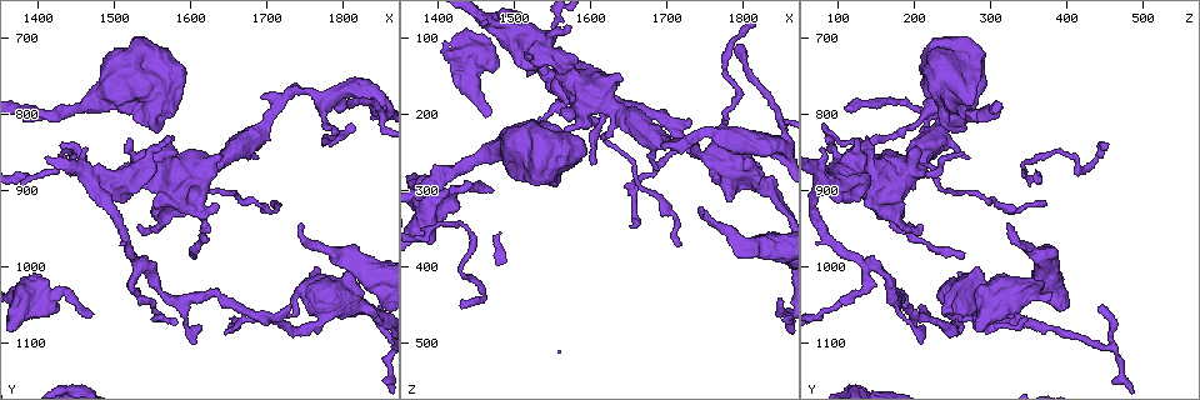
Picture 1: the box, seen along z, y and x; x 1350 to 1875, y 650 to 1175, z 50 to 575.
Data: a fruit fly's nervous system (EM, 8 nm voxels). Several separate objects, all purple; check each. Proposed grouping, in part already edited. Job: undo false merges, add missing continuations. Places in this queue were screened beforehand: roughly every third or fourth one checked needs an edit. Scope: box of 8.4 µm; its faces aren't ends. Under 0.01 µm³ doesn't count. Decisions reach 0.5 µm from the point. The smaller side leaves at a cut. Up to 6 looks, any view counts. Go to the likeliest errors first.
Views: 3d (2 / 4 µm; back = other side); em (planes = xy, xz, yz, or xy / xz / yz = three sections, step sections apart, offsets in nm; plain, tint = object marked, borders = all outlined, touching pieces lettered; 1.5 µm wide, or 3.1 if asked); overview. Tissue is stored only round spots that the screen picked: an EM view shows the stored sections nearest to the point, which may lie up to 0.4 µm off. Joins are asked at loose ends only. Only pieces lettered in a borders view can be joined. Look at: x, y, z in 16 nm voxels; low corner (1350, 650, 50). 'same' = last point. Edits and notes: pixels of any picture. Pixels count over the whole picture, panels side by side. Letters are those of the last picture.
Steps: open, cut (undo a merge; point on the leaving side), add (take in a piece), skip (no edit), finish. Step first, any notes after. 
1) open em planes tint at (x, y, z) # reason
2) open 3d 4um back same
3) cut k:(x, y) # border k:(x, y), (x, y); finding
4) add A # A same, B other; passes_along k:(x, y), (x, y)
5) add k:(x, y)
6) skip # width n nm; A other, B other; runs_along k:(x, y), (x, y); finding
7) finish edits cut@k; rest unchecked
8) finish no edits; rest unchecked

open 3d 4um at (1555, 760, 295) # thick end

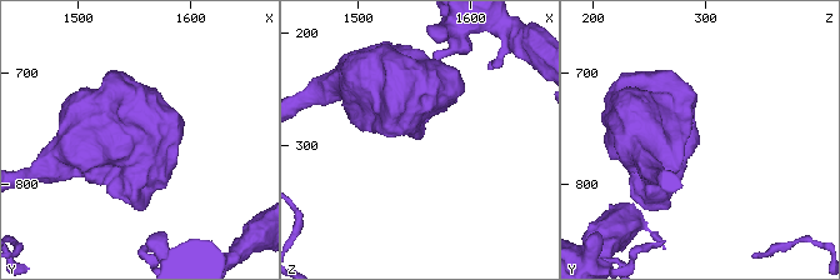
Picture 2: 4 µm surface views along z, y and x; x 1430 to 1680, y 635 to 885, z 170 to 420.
open em planes plain at (1554, 758, 296)

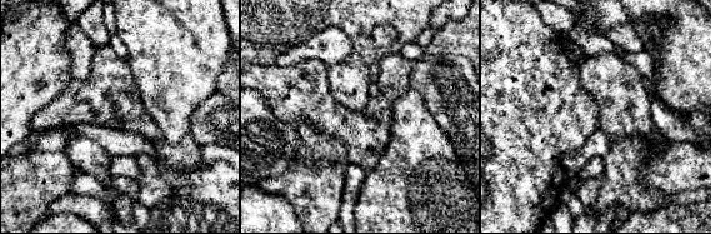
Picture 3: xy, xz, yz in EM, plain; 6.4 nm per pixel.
open em planes borders same # see the neighbours

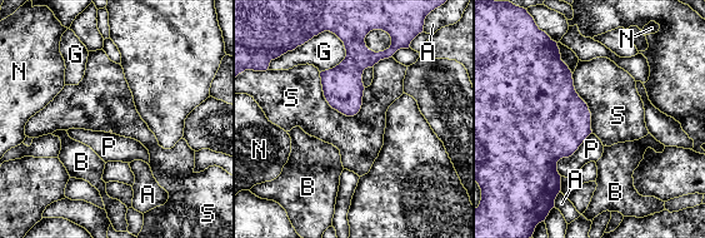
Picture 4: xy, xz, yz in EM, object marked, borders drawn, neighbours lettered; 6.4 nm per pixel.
skip # A other, B other, G other, N other, P other, S other; border 4:(319, 73), (325, 100), (355, 115); none of them fits

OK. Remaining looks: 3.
open 3d 4um at (1465, 1065, 305) # free end

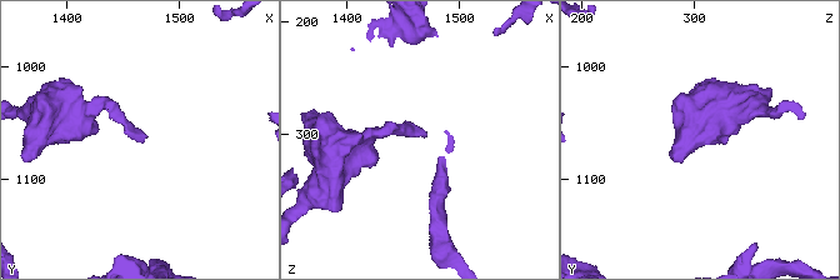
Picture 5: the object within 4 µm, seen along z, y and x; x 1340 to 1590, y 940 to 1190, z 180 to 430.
open em planes borders at (1468, 1066, 300) # need the tissue

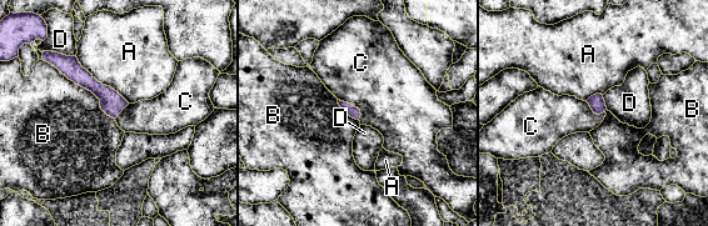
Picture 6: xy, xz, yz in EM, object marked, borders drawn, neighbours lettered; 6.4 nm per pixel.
add C # A other, B other, C same, D other; passes_along 6:(353, 111), (352, 105), (365, 69); it goes on there

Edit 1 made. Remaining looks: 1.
finish edits add@6; rest unchecked

